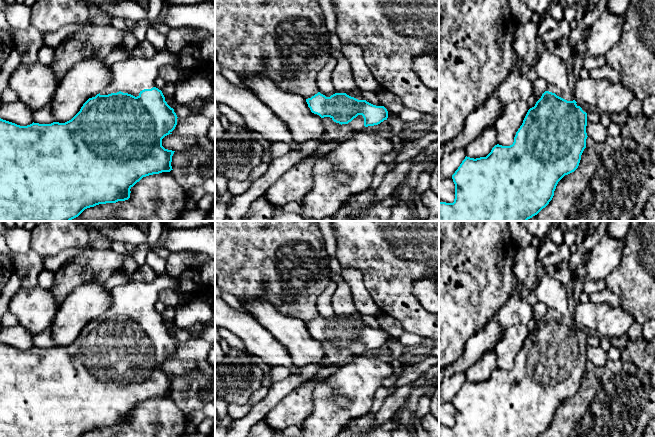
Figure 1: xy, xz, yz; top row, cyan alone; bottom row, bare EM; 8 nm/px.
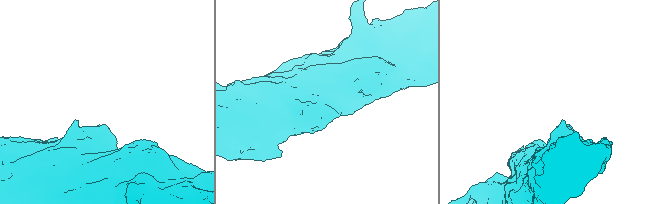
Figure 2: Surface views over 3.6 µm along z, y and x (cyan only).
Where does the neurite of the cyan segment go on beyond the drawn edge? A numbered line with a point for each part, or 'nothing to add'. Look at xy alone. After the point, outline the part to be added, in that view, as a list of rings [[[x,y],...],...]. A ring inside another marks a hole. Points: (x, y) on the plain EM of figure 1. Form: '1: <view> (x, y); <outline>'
1: xy (134, 298); [[[165,275],[158,276],[151,282],[128,281],[116,286],[110,291],[111,304],[106,311],[112,317],[121,315],[137,321],[142,314],[155,311],[159,292],[164,289],[174,290],[176,279],[180,286],[180,277]]]

